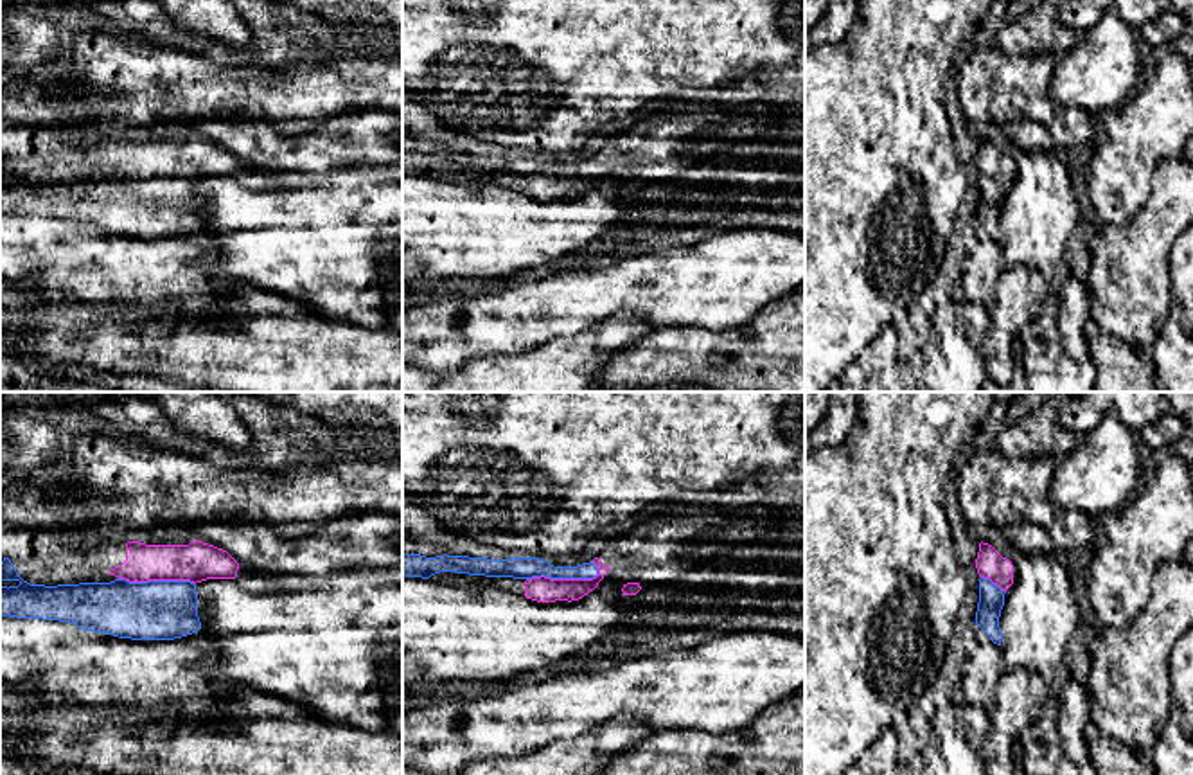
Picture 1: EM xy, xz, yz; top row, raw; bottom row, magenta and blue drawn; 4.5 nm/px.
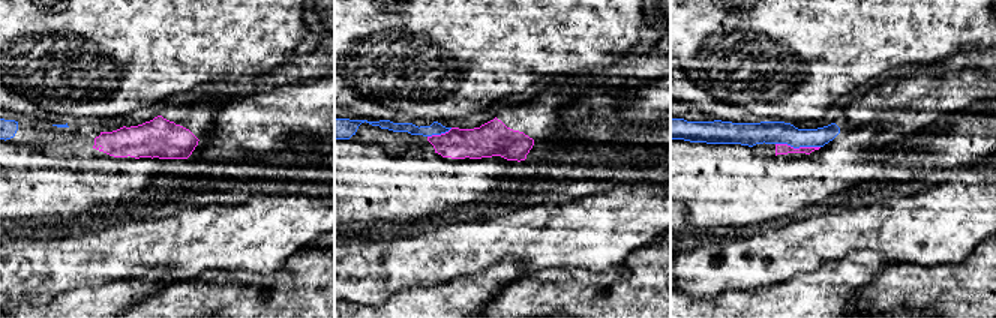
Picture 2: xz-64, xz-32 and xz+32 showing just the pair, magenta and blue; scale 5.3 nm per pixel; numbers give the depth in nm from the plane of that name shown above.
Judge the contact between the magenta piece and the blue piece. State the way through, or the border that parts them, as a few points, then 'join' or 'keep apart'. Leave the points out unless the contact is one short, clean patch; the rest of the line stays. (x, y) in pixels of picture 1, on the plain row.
way xz (541, 186), (565, 177), (516, 164); join

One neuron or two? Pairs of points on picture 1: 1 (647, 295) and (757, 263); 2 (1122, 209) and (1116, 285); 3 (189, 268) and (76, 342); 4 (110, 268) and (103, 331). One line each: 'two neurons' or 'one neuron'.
1: one neuron
2: two neurons
3: two neurons
4: two neurons

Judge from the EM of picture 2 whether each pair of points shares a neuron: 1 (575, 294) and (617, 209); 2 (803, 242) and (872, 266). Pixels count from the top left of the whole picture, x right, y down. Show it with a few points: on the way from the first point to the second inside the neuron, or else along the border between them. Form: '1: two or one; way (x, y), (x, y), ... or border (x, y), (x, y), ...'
1: two; border (621, 261), (603, 270), (551, 269)
2: two; border (879, 252), (851, 251), (813, 272)

